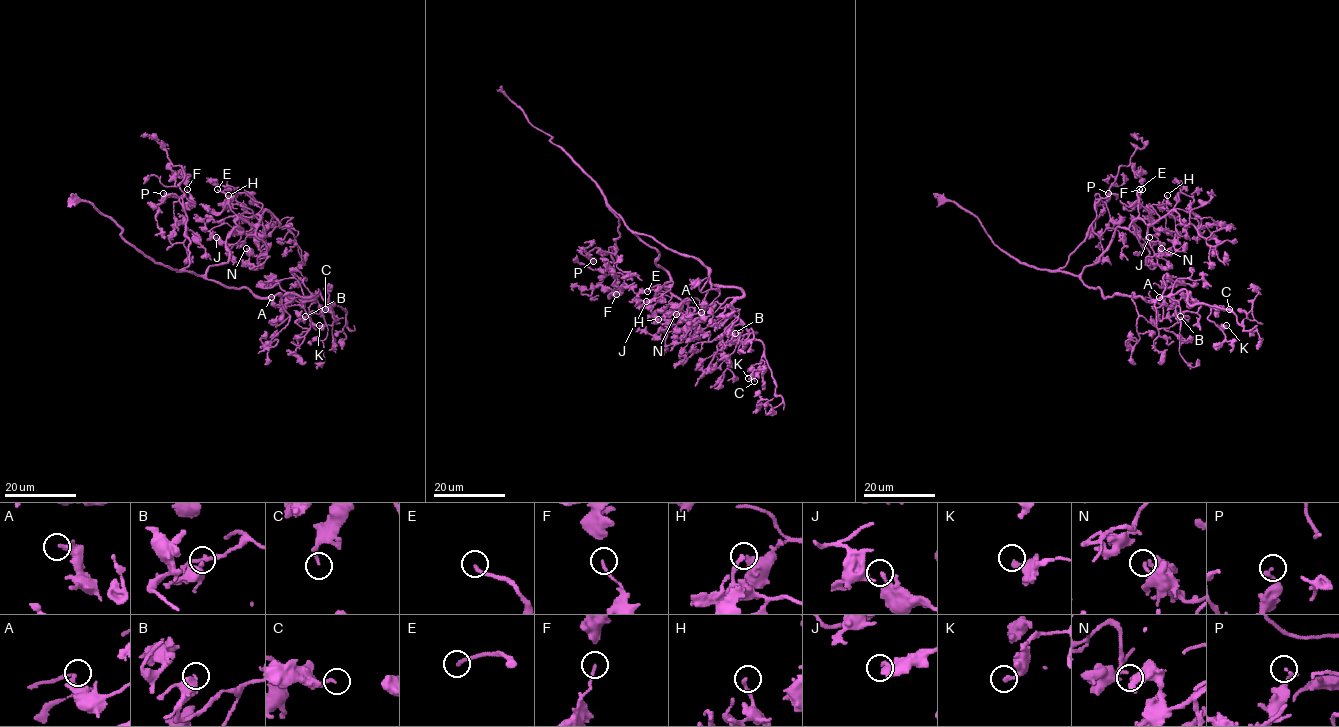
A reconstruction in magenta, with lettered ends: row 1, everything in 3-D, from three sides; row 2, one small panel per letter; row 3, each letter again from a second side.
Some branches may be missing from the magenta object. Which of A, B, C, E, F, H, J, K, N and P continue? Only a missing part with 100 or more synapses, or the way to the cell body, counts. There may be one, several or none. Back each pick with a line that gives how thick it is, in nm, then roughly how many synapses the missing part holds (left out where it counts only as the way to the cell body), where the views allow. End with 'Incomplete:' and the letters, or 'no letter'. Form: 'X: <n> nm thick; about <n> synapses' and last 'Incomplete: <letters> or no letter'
E: 200 nm thick; about 130 synapses
Incomplete: E

